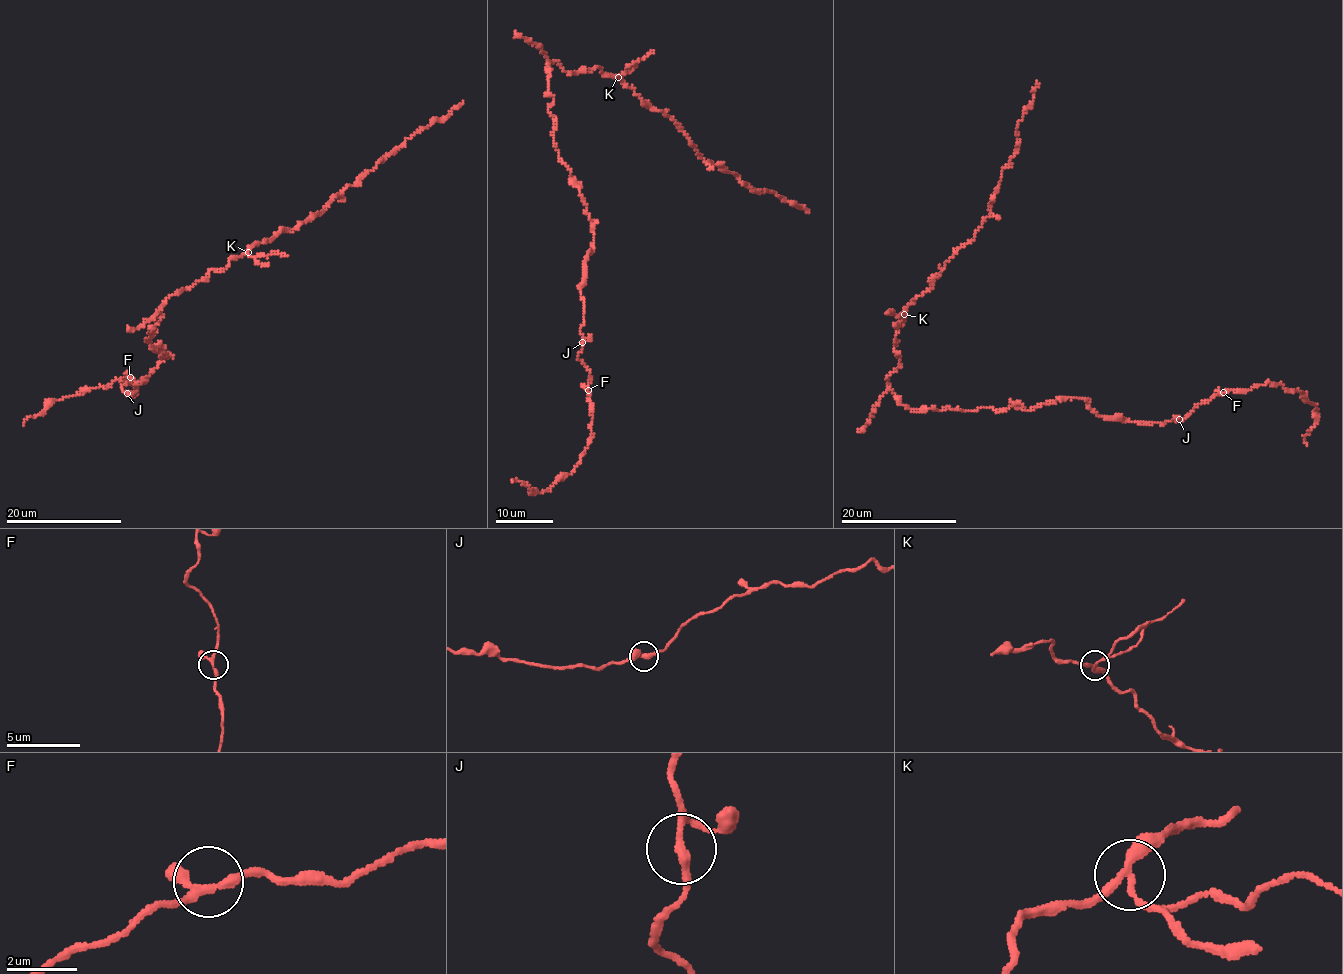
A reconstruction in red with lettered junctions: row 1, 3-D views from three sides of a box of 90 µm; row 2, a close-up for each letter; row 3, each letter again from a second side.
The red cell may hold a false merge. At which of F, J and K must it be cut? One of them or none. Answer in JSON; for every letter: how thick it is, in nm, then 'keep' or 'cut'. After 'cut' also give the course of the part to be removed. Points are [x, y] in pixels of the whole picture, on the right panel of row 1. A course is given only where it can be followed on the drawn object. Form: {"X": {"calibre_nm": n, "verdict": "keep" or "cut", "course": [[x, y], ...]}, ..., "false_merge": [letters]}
{"F": {"calibre_nm": 200, "verdict": "keep"}, "J": {"calibre_nm": 200, "verdict": "keep"}, "K": {"calibre_nm": 240, "verdict": "cut", "course": [[904, 315], [902, 319], [891, 311], [887, 312]]}, "false_merge": ["K"]}

